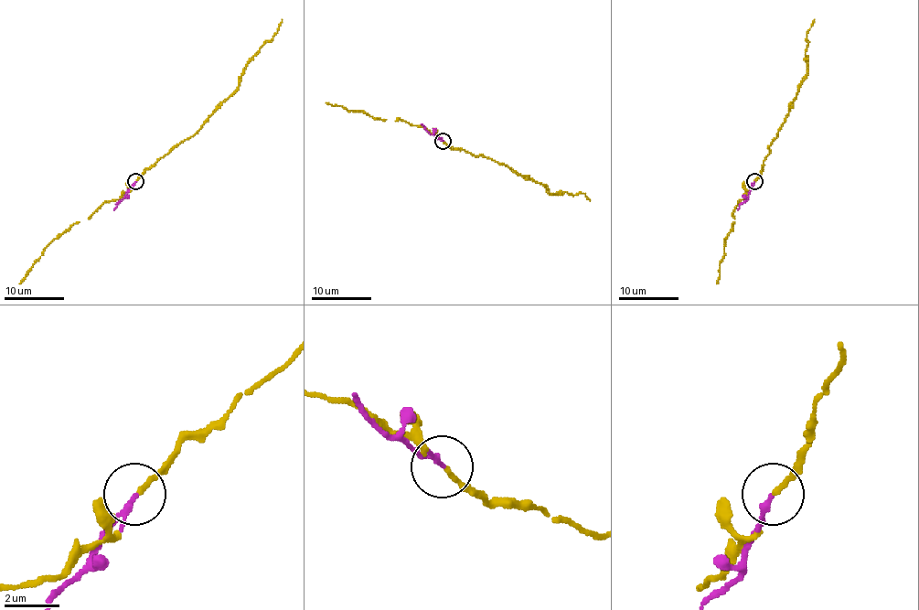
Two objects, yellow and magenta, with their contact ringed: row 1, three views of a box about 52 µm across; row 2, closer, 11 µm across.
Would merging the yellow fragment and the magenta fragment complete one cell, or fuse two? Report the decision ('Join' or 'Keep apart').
Keep apart

